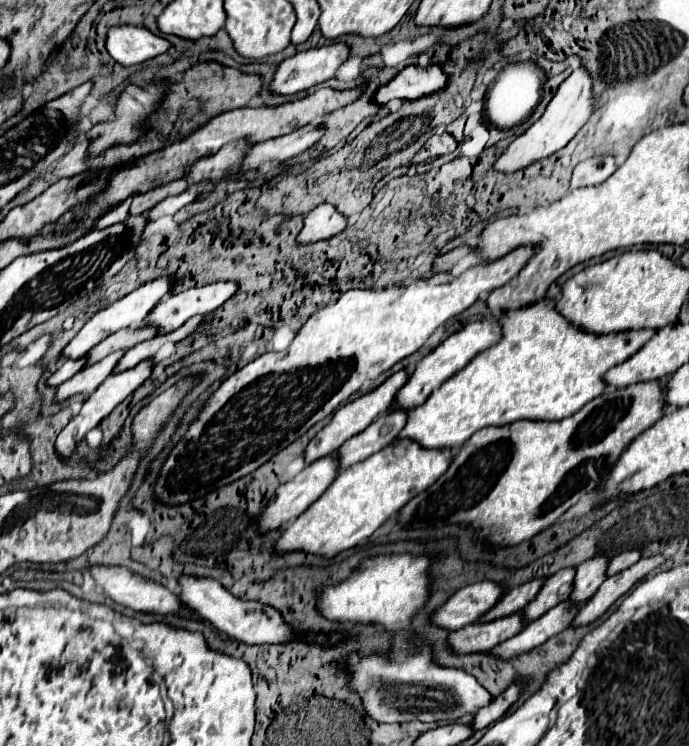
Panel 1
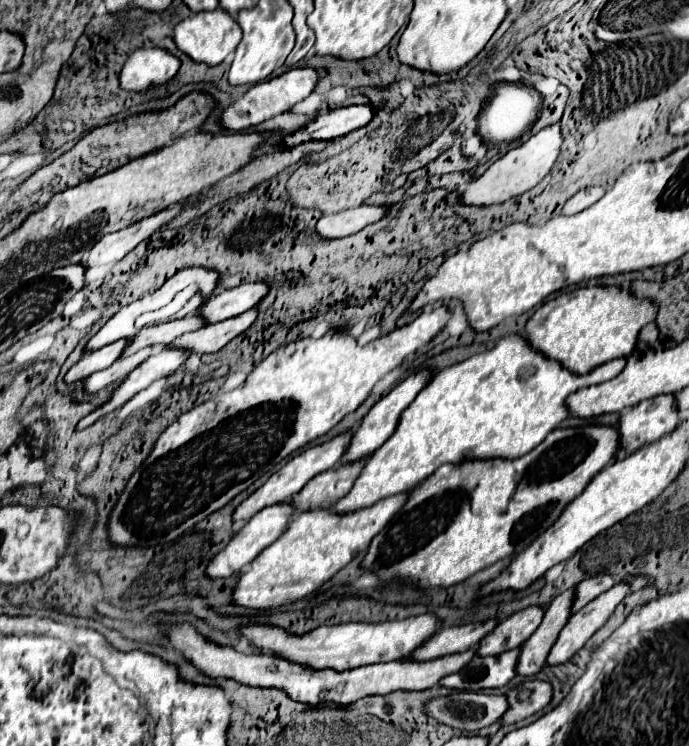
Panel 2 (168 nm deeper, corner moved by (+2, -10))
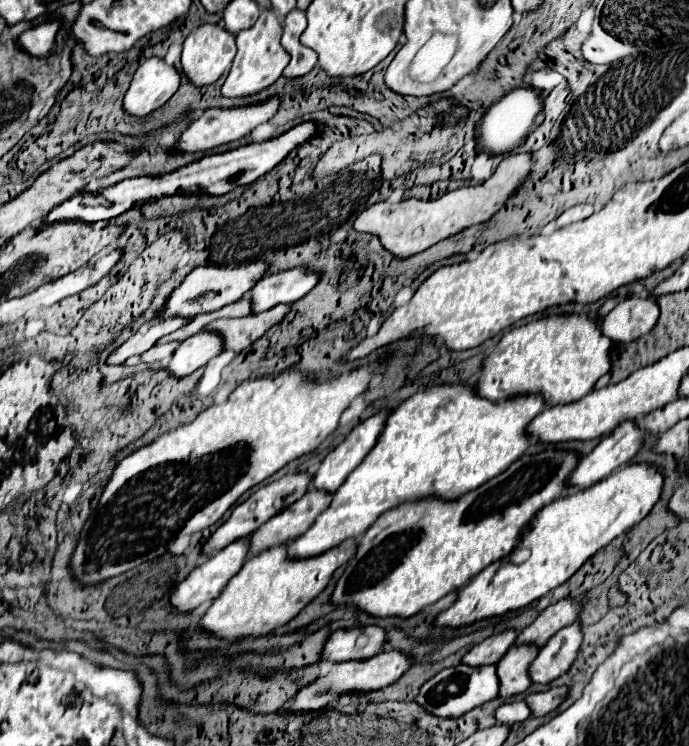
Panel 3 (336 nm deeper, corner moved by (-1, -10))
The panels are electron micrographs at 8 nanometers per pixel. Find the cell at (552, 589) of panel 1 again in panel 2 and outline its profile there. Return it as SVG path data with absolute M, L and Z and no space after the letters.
M529 606L503 620L491 634L487 634L487 638L483 638L483 642L479 642L479 656L497 656L505 650L513 650L523 644L527 636L531 636L531 632L539 628L543 612L545 608Z

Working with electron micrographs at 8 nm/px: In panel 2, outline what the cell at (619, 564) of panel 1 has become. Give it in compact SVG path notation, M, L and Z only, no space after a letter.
M593 576L593 578L587 578L587 580L579 582L577 584L577 598L575 598L575 604L573 604L573 612L581 610L589 600L597 598L601 592L609 590L613 584L615 584L613 576Z

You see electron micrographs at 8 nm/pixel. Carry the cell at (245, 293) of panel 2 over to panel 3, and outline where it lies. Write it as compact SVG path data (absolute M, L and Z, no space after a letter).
M304 266L264 276L254 286L254 290L250 290L252 308L254 312L262 312L270 310L276 304L294 304L296 300L304 298L318 282L320 274Z

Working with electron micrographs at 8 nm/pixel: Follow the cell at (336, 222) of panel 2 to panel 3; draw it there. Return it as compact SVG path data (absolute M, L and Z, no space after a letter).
M516 154L508 156L500 162L492 178L488 178L484 184L478 186L466 186L452 192L446 192L438 200L404 200L398 204L392 202L378 202L358 214L354 220L356 230L364 230L368 234L376 234L382 242L382 246L398 260L406 260L414 254L420 254L434 246L440 240L446 240L464 228L482 224L492 218L494 212L498 212L508 196L518 188L518 184L528 176L530 170L530 154Z

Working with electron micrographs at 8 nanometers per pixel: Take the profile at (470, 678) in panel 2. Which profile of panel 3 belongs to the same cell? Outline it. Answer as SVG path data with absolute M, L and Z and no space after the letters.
M458 664L454 668L442 670L436 676L432 676L428 682L422 684L416 702L430 714L438 718L458 718L466 712L470 712L476 706L482 706L484 702L492 700L498 696L498 676L496 676L496 666L466 666Z

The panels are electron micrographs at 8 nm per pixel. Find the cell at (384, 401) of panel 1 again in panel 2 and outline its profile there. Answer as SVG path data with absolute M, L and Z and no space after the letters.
M347 430L347 432L331 438L329 442L323 442L323 444L319 444L319 446L311 446L311 448L303 450L301 454L293 456L293 458L291 458L283 468L279 468L257 492L253 492L247 500L243 500L243 502L237 506L237 510L235 510L235 514L233 514L235 524L241 522L241 520L249 520L253 514L257 514L259 510L263 510L263 508L269 506L269 504L277 504L277 502L287 502L287 500L291 500L293 494L301 492L301 488L303 488L315 474L337 466L339 460L343 458L343 454L345 454L349 442L351 442L351 434L353 434L353 430Z

